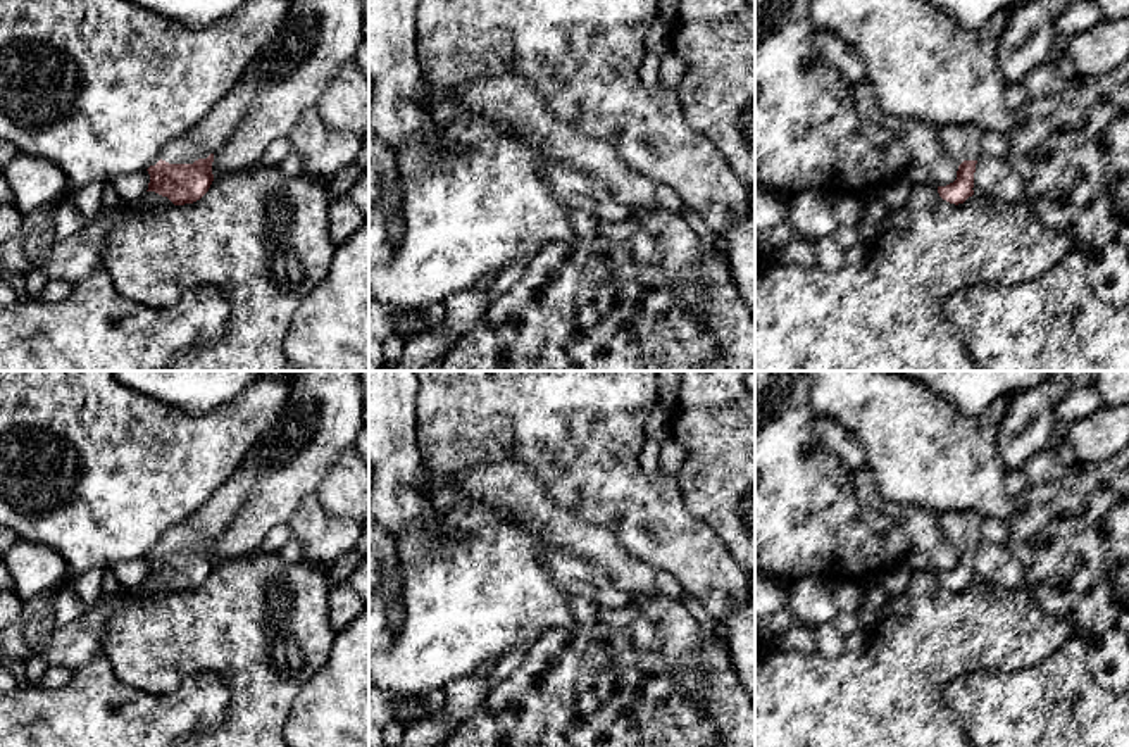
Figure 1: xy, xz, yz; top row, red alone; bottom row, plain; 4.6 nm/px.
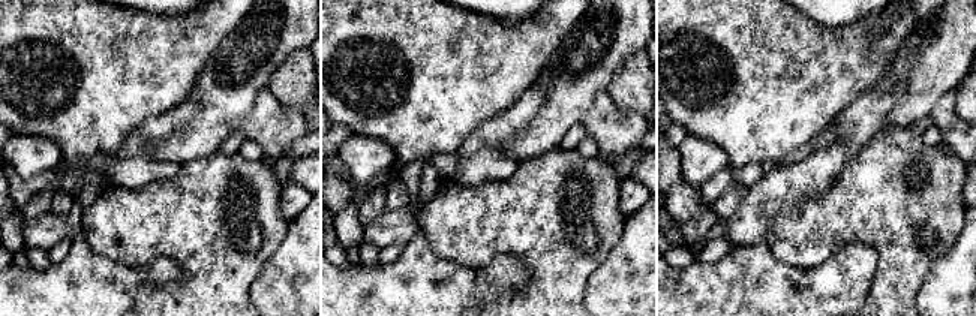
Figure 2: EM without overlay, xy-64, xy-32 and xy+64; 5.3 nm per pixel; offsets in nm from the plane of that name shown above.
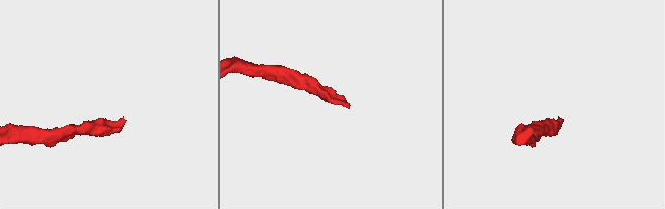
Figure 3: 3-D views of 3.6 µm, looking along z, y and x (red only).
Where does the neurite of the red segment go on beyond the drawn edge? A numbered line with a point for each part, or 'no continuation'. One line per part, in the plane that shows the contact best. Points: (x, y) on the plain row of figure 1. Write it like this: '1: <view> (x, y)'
1: xy (207, 523)

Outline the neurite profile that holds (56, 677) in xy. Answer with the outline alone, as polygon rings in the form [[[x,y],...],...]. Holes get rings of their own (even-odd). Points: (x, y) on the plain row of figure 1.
[[[48,666],[41,680],[41,687],[60,688],[71,681],[72,675],[74,671],[65,666]]]

